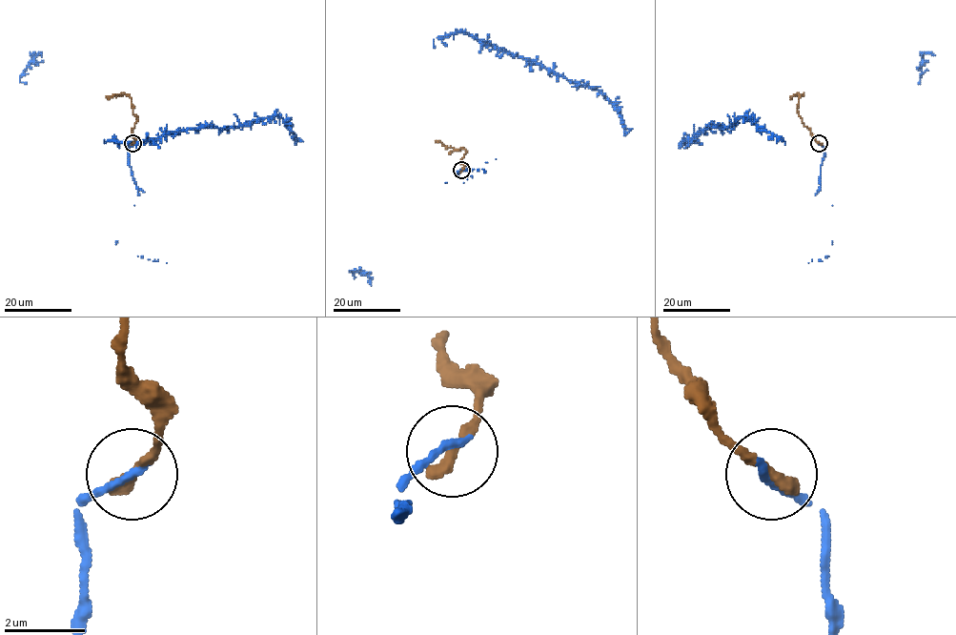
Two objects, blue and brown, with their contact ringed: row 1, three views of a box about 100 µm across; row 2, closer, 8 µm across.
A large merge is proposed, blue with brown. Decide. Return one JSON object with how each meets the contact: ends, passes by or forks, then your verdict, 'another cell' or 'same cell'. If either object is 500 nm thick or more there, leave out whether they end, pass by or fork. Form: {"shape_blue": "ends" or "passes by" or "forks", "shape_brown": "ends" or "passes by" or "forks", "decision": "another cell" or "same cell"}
{"shape_blue": "ends", "shape_brown": "ends", "decision": "same cell"}

